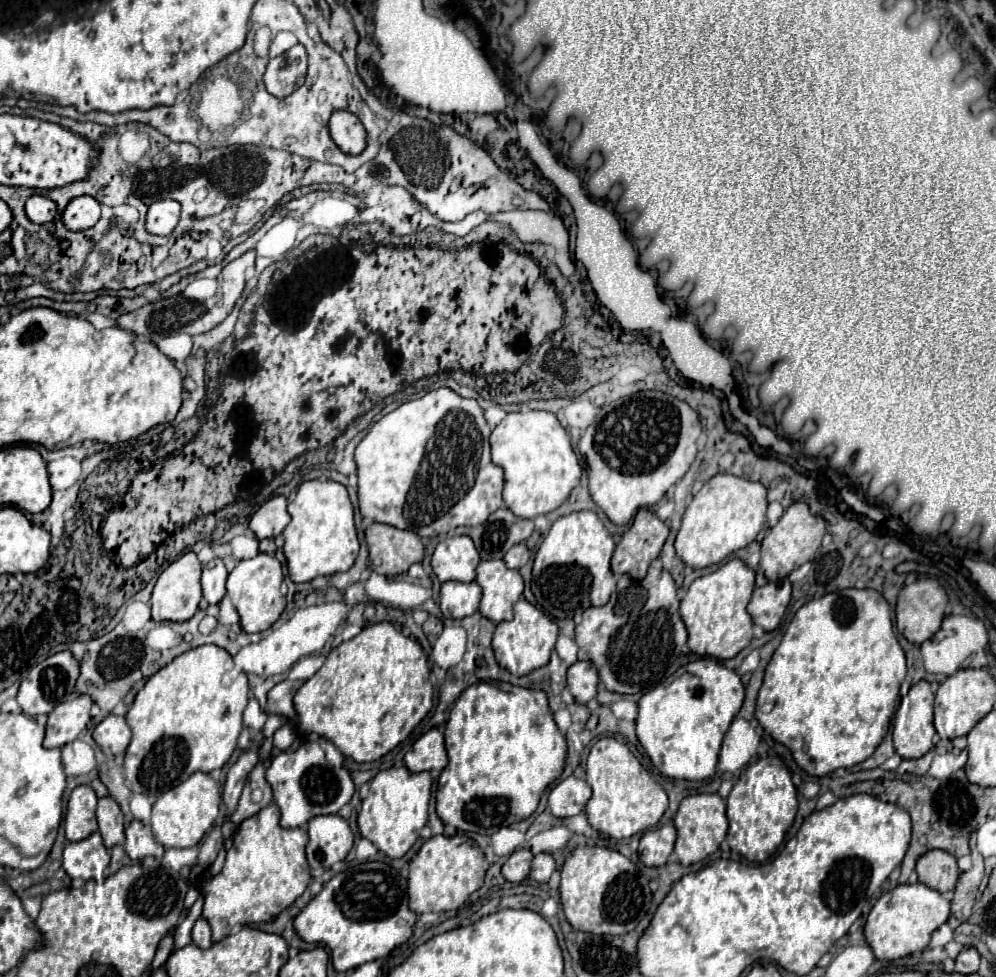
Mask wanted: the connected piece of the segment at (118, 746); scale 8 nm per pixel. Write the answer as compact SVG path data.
M108 715L94 729L94 741L102 749L104 755L120 755L128 747L130 727L122 715Z

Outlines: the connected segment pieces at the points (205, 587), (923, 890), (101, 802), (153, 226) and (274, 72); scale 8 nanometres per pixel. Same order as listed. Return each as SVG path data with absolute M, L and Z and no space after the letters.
M212 559L204 565L202 591L204 591L204 599L210 605L220 603L220 599L226 595L226 577L228 577L228 571L226 571L222 559Z
M906 883L884 893L872 907L866 917L864 937L872 947L876 959L894 961L916 951L926 949L930 941L930 933L938 929L950 915L950 903L942 897L942 893L926 887L924 883Z
M110 795L98 799L96 817L104 845L108 845L108 849L124 841L124 815L120 813L120 805Z
M160 199L150 205L146 217L146 229L152 235L170 235L178 225L182 205L174 199Z
M294 45L280 57L268 61L264 83L268 93L276 97L288 97L300 87L300 77L306 77L306 51L302 45Z

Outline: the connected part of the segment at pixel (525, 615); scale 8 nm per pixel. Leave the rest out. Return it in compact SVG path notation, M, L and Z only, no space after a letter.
M524 597L514 605L514 619L512 621L502 621L496 625L494 637L492 637L492 647L496 653L496 661L506 667L512 675L526 675L542 665L548 663L552 647L558 637L558 625L544 615L540 609L536 609L532 603L528 603Z

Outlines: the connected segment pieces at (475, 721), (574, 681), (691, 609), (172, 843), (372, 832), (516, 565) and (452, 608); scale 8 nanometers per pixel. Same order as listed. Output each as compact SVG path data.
M478 681L462 691L446 721L444 739L448 765L438 779L436 813L442 823L464 833L492 835L498 827L530 817L536 811L544 789L560 777L566 761L566 739L552 719L546 693L502 681Z
M576 661L568 669L568 689L578 703L588 703L596 697L598 669L592 661Z
M730 559L718 571L698 577L680 603L680 615L688 629L688 647L698 655L716 659L736 657L752 639L748 601L754 591L754 571L742 559Z
M194 773L178 787L158 797L152 807L152 831L156 841L170 847L194 847L200 843L204 833L216 823L220 807L220 787L206 773Z
M390 767L380 771L370 781L370 793L358 811L358 827L362 837L372 841L390 859L402 857L420 837L420 829L428 821L432 777L430 773L410 773L404 767Z
M526 543L514 545L514 547L504 555L504 561L506 561L506 565L508 565L510 569L520 569L520 567L524 567L524 565L528 563L528 559L530 559L530 549L526 547Z
M446 581L442 583L440 591L440 609L448 619L462 619L478 611L480 597L482 587L476 581L472 583Z

